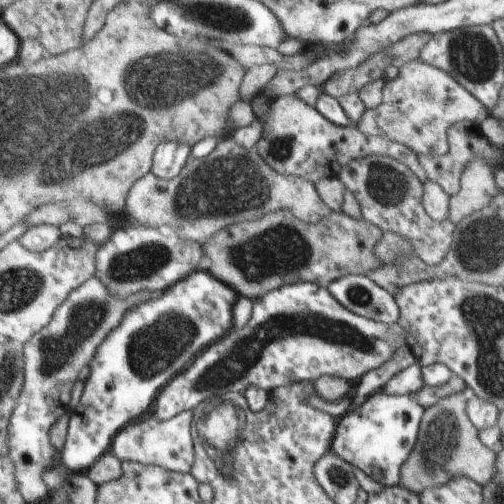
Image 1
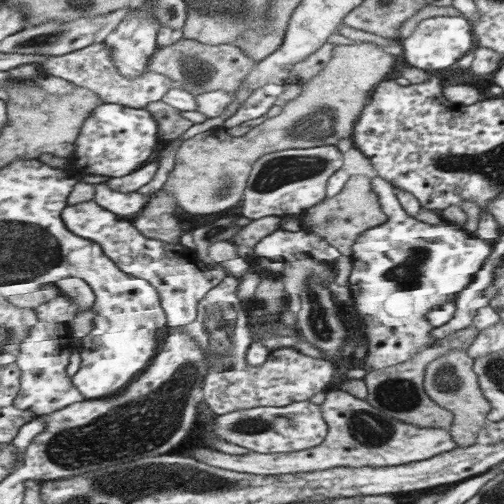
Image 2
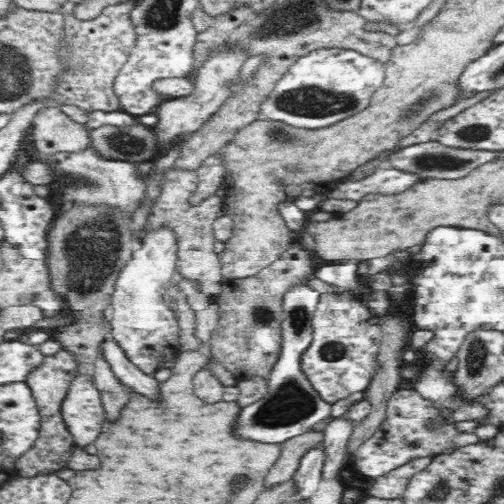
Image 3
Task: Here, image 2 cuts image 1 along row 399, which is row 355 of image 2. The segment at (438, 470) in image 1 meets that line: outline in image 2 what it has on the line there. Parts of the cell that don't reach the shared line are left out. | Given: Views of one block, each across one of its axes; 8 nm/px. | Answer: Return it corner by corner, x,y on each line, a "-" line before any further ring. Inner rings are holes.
451,348
445,356
433,360
425,368
425,378
423,378
423,392
429,398
433,406
443,408
445,412
451,412
451,428
447,430
453,444
465,444
473,446
475,436
487,422
487,414
491,412
491,406
487,398
483,398
483,390
479,390
477,378
473,378
473,360
467,356
465,350

